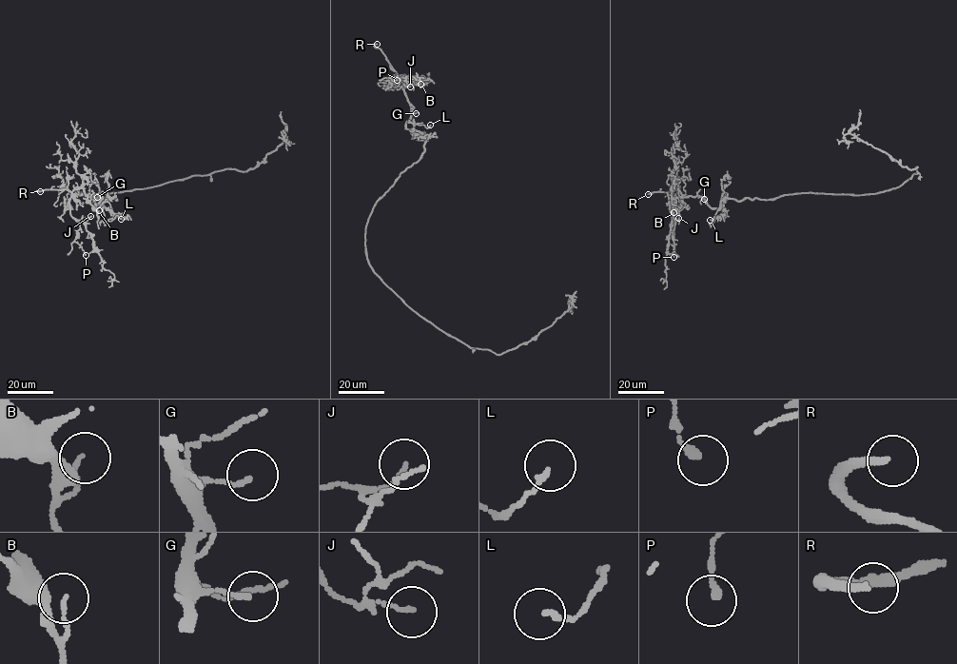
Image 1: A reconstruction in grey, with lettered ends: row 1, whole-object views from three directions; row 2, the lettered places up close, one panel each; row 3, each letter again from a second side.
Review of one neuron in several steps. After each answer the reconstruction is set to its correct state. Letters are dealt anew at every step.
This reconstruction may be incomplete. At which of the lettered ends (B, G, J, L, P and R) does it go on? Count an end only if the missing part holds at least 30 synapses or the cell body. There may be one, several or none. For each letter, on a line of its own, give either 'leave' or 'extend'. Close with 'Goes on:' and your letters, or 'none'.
B: extend
G: leave
J: leave
L: leave
P: leave
R: extend
Goes on: B, R

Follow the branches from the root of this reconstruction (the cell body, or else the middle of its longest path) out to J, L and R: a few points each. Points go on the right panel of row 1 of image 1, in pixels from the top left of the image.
J: (833, 193), (724, 198), (719, 207), (711, 207), (698, 196), (675, 197), (673, 224), (678, 218)
L: (833, 193), (794, 193), (771, 199), (745, 198), (740, 201), (724, 198), (712, 224), (713, 217), (710, 220)
R: (833, 193), (794, 193), (740, 201), (724, 198), (715, 207), (698, 196), (673, 197), (671, 191), (648, 194)

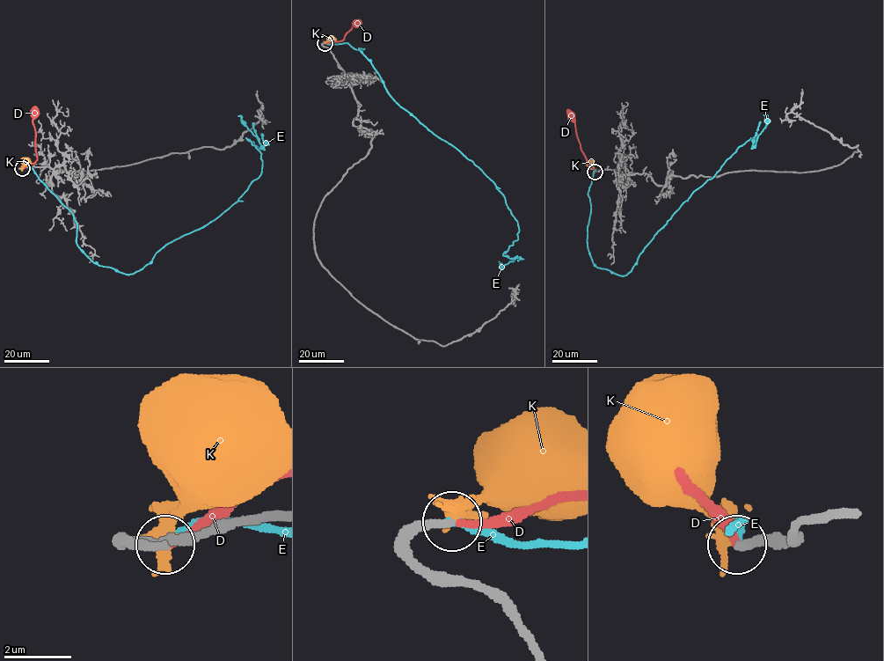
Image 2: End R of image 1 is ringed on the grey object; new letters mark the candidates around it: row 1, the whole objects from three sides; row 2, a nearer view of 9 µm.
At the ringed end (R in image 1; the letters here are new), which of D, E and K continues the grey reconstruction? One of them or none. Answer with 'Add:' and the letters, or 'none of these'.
Add: D

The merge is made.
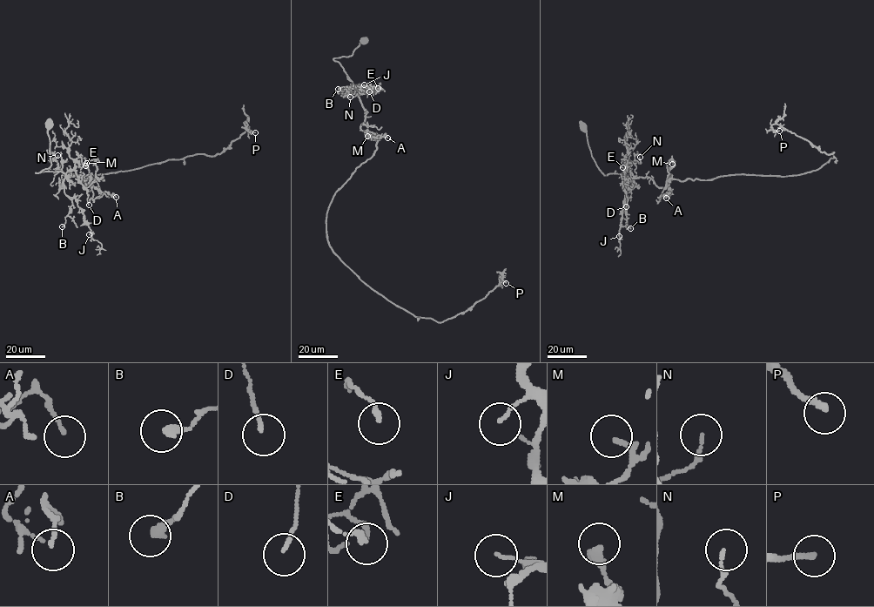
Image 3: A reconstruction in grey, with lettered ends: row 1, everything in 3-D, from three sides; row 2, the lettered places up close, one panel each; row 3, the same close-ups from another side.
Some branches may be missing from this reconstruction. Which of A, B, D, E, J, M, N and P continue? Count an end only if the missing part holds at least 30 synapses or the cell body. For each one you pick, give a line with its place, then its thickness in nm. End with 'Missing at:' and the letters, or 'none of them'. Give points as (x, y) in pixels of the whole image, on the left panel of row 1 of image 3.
Missing at: none of them

